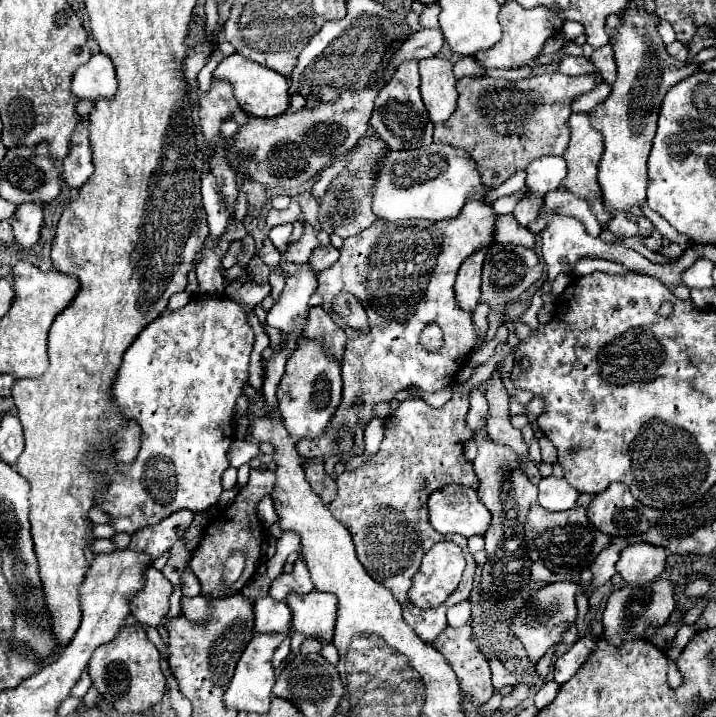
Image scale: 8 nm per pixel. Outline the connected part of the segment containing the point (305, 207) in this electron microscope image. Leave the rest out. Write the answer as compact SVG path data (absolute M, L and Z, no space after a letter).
M310 190L302 192L298 196L298 202L300 202L300 208L304 212L304 218L314 226L314 230L320 230L318 226L318 202L316 202L316 196L312 196Z

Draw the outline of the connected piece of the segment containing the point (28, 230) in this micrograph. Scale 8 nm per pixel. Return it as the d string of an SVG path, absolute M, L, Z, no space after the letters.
M32 202L22 204L22 206L16 208L14 218L16 218L16 224L12 224L14 240L22 248L32 248L40 238L40 228L42 228L42 222L44 222L42 206L32 204Z

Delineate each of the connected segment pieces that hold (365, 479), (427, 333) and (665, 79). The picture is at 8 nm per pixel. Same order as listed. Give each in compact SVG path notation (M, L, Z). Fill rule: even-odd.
M460 390L442 408L432 408L422 398L408 398L400 402L400 406L384 422L384 440L380 450L370 456L360 470L344 472L336 478L338 496L328 506L330 512L350 530L354 546L358 548L358 560L366 572L398 596L404 614L410 616L410 626L428 644L446 628L446 610L470 596L476 570L466 538L442 536L428 522L428 498L434 490L444 488L446 484L462 484L474 490L478 486L472 462L464 456L464 444L472 438L472 430L466 426L466 414L470 410L468 398L470 390ZM442 540L456 542L468 564L458 588L448 596L448 600L438 608L422 610L408 602L406 594L412 586L412 576L420 568L422 556Z
M428 324L422 332L420 332L420 344L424 350L440 350L442 348L442 330L438 324Z
M630 2L622 12L622 24L610 40L618 66L616 82L610 96L590 113L591 126L604 136L604 158L600 162L598 182L608 212L630 212L646 202L646 160L656 136L658 112L666 92L697 71L699 64L686 64L666 52L666 44L658 34L660 18L646 8Z

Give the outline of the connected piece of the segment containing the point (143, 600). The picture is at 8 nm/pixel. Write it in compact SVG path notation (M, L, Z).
M152 566L148 570L148 584L130 598L132 616L146 626L162 624L164 616L168 614L170 594L172 594L170 580L164 578L164 574Z

